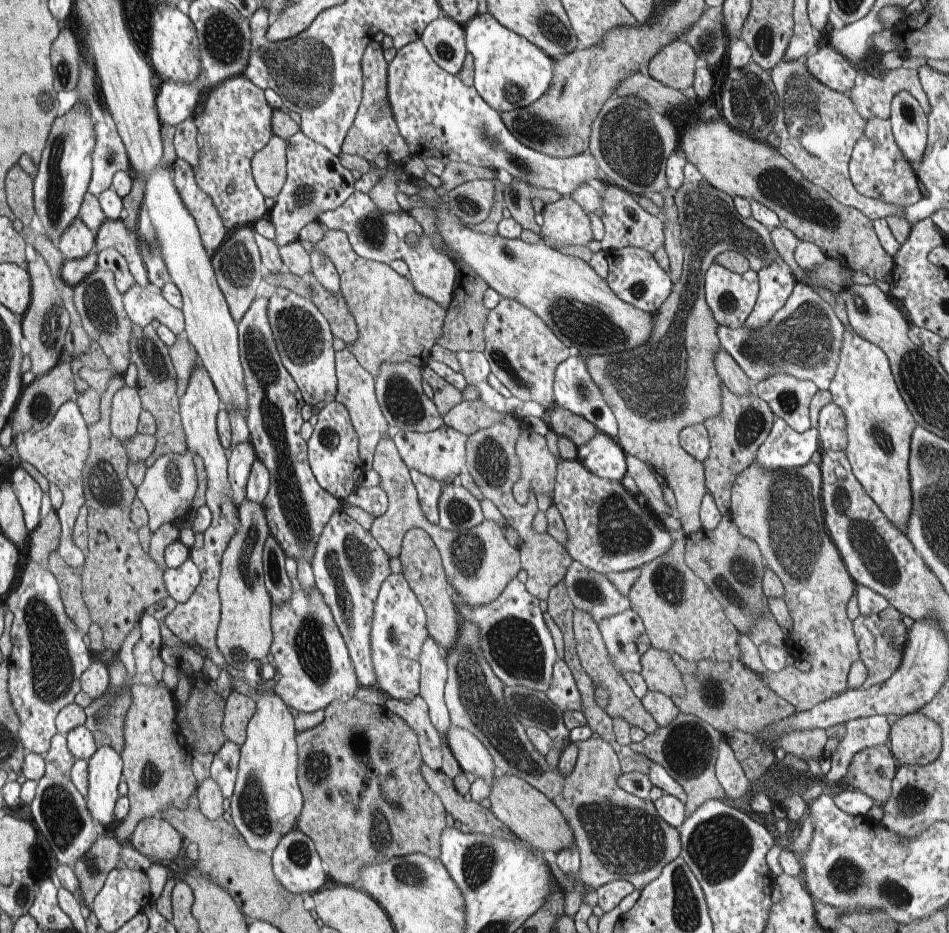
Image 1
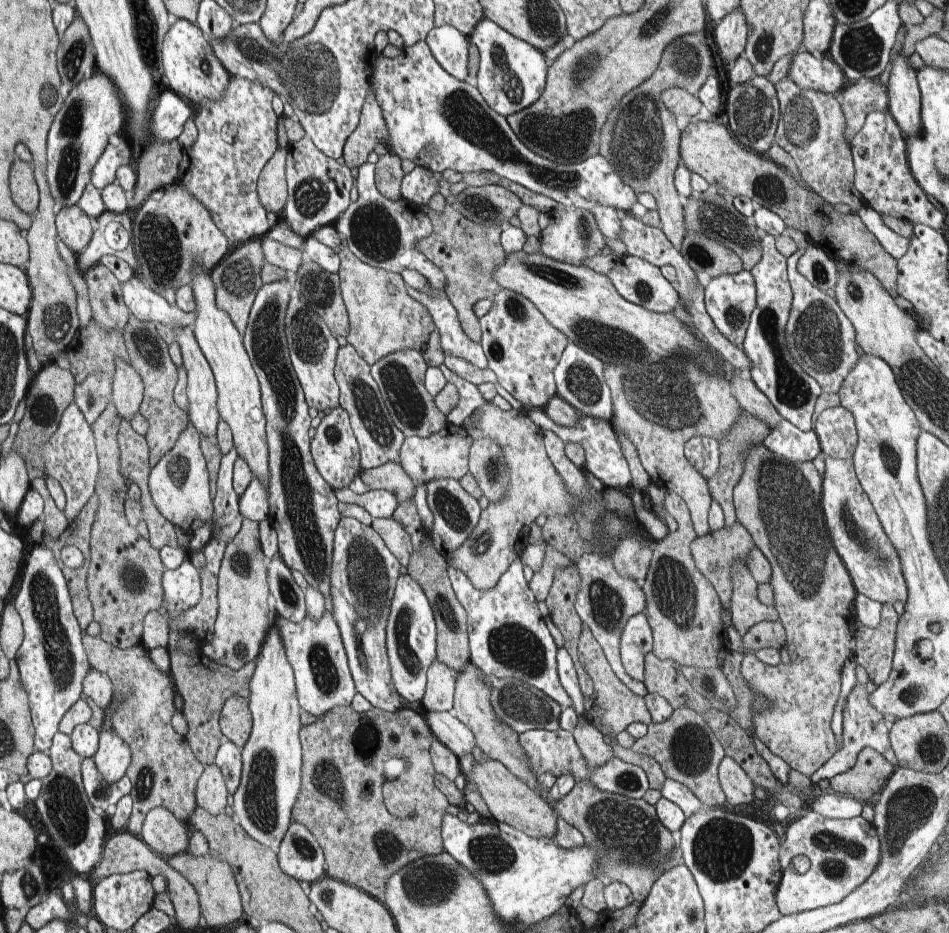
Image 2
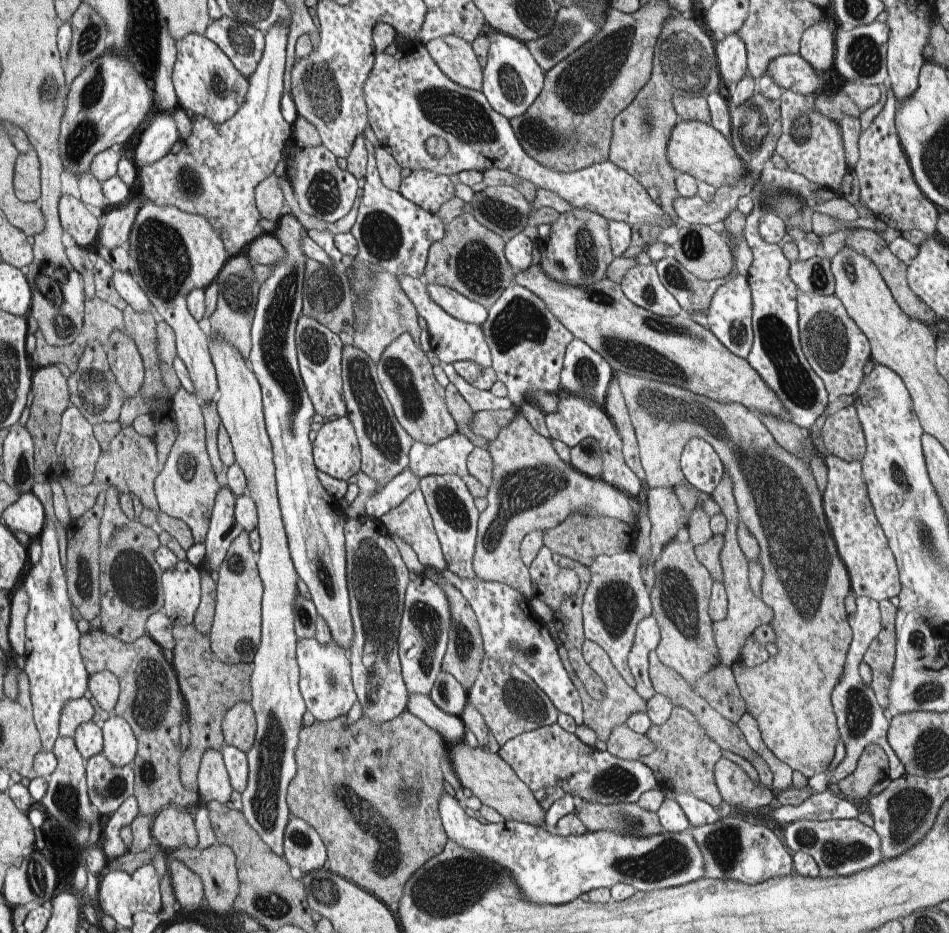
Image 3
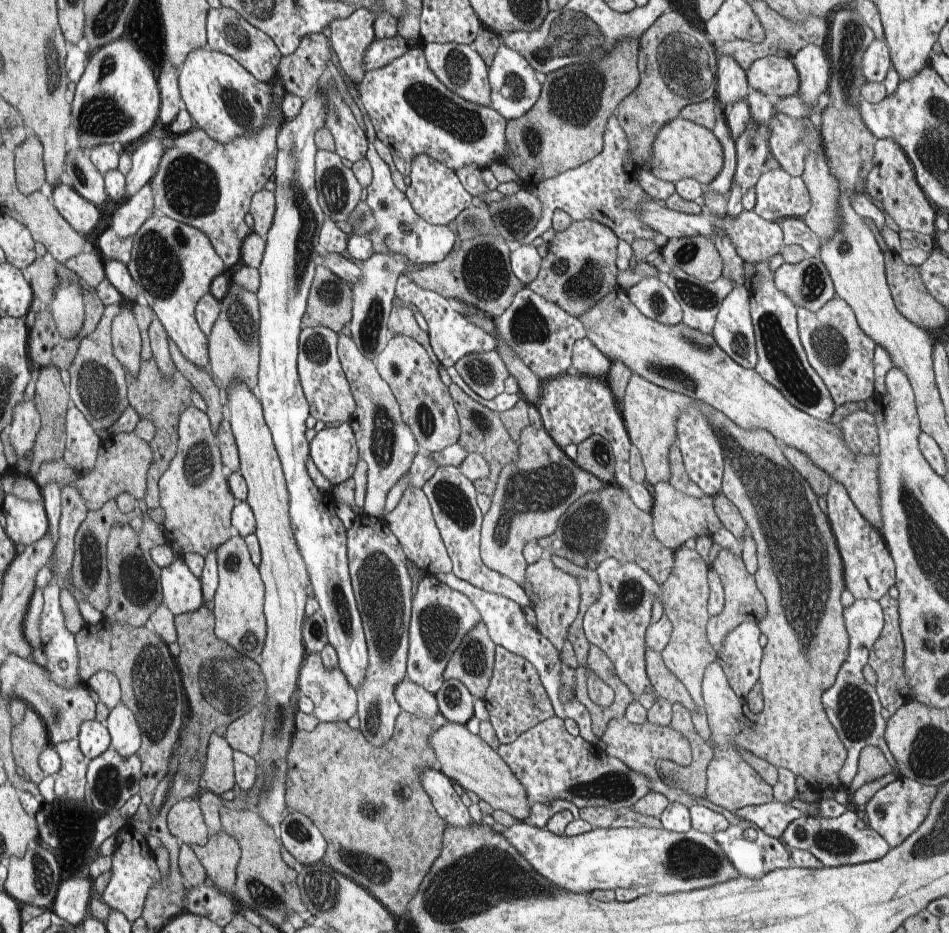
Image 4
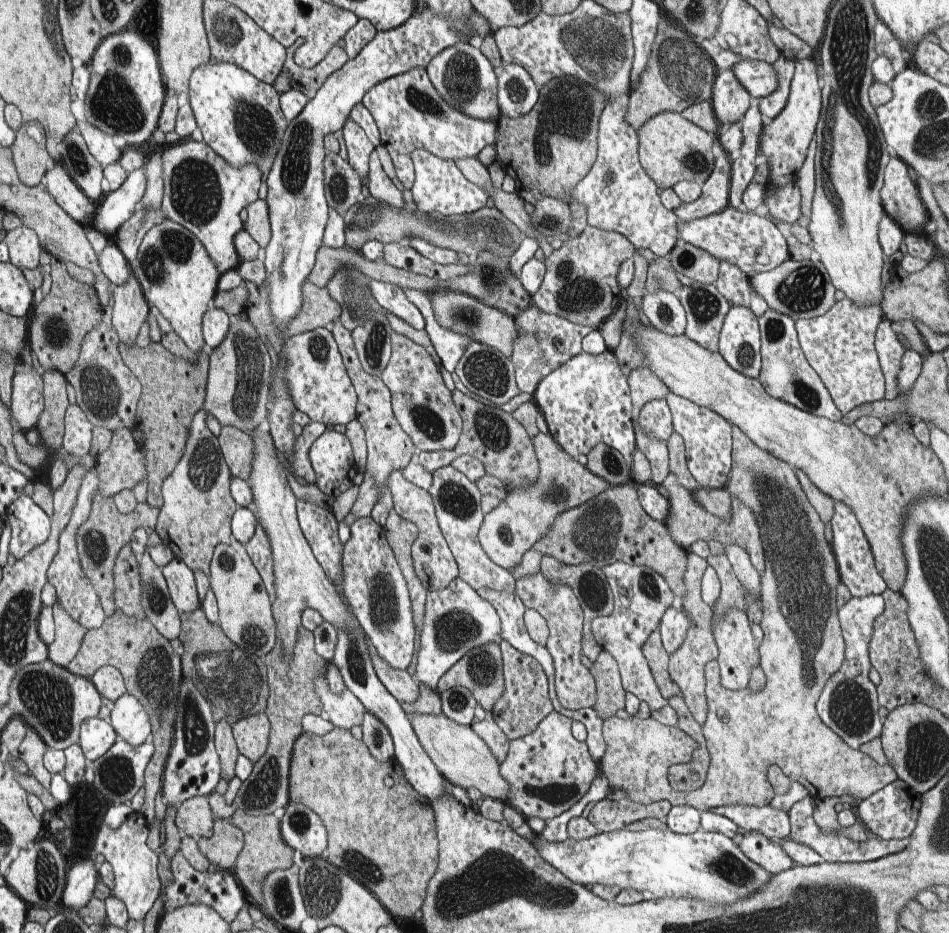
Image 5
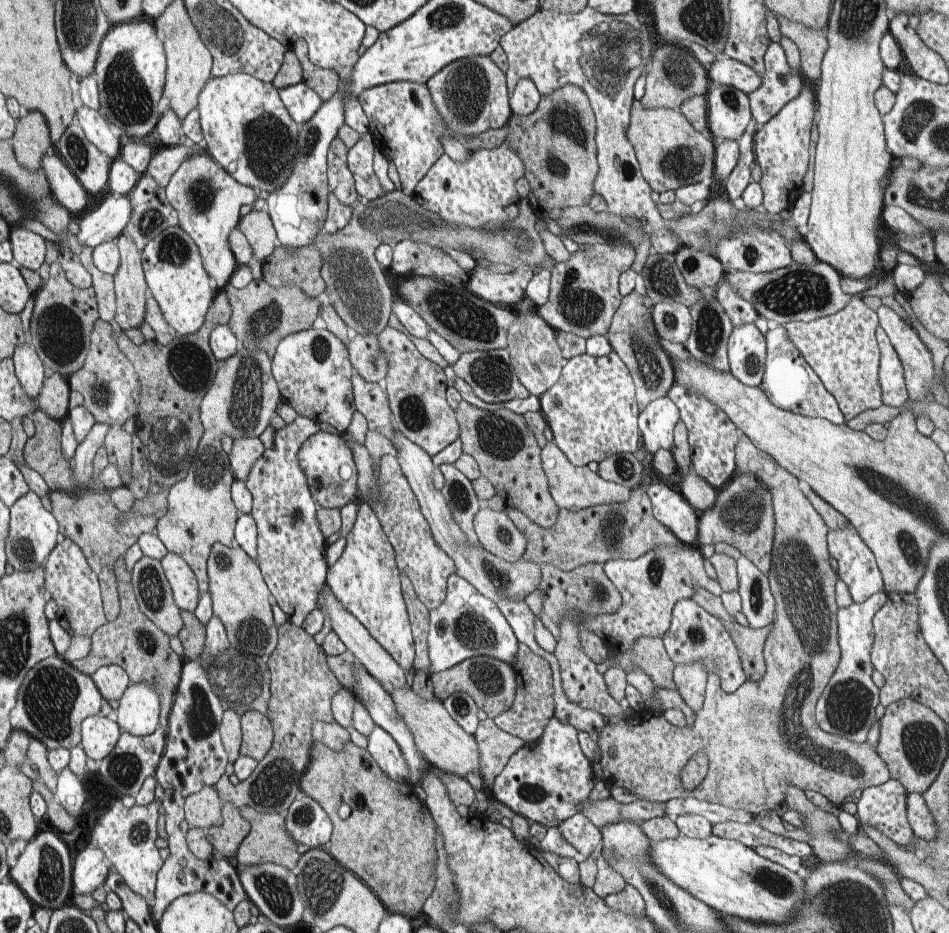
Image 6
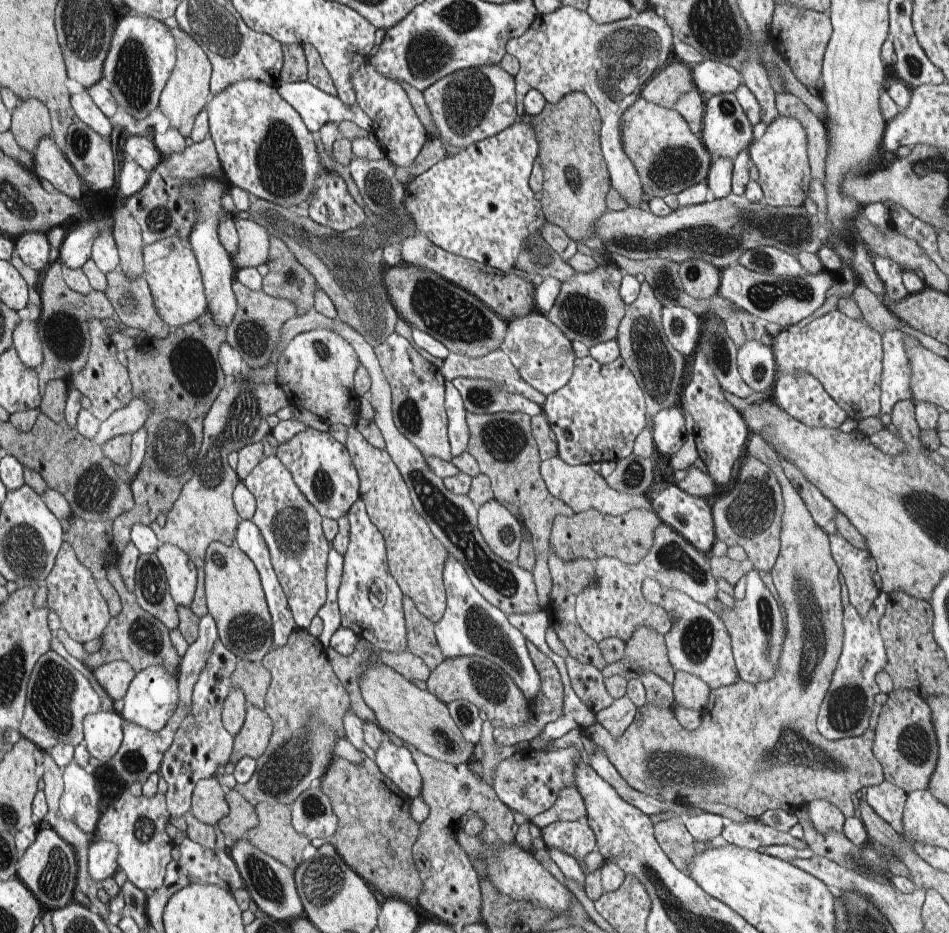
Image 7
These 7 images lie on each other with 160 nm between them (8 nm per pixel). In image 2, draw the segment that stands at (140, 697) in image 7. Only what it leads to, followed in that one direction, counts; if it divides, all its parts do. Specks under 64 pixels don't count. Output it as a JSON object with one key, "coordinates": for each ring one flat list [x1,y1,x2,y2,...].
{"coordinates":[[102,730,99,735,99,751,92,757,96,770,104,776,108,784,118,782,127,775,131,767,132,752,130,746,115,731]]}

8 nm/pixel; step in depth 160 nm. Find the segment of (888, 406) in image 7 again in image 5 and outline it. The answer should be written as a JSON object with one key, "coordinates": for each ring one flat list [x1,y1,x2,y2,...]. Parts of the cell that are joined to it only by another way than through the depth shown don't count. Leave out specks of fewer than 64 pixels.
{"coordinates":[[886,317,880,321,875,334,875,349,885,378,885,398,895,399,900,395,898,375,905,348,895,332,895,325]]}

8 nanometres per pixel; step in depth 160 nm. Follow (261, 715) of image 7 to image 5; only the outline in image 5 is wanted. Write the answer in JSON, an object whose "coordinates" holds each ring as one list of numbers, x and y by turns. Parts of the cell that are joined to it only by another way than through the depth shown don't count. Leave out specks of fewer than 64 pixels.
{"coordinates":[[265,712,234,722,233,735,239,754,247,756,248,760,256,764,268,748,270,727]]}

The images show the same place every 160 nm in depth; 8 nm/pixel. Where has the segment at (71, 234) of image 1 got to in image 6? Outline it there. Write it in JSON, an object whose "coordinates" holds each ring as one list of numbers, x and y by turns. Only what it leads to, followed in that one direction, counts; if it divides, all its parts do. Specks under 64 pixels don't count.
{"coordinates":[[45,154,41,167,48,176,56,200,73,215,78,212,82,215,84,208,88,206,89,192,82,188,75,173,58,158,58,154]]}

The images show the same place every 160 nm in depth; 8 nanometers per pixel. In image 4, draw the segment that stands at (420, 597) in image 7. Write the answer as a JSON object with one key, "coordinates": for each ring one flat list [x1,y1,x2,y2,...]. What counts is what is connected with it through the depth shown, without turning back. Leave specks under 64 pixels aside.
{"coordinates":[[419,452,412,461,409,470,411,487,403,492,398,505,382,521,399,540,408,560,412,561,420,571,428,576,453,572,453,562,436,526,430,501,422,489,426,481,434,476,438,467,437,462,427,452]]}

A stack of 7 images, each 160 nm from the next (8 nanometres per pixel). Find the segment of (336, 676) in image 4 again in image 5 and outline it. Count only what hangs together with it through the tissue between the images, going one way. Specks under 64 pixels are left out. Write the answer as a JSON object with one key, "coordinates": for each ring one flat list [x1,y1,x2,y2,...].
{"coordinates":[[314,676,313,683,321,708,329,714,329,720,335,727,350,731,352,726,361,726,366,710,350,690,346,688,338,695,333,693,325,677]]}

